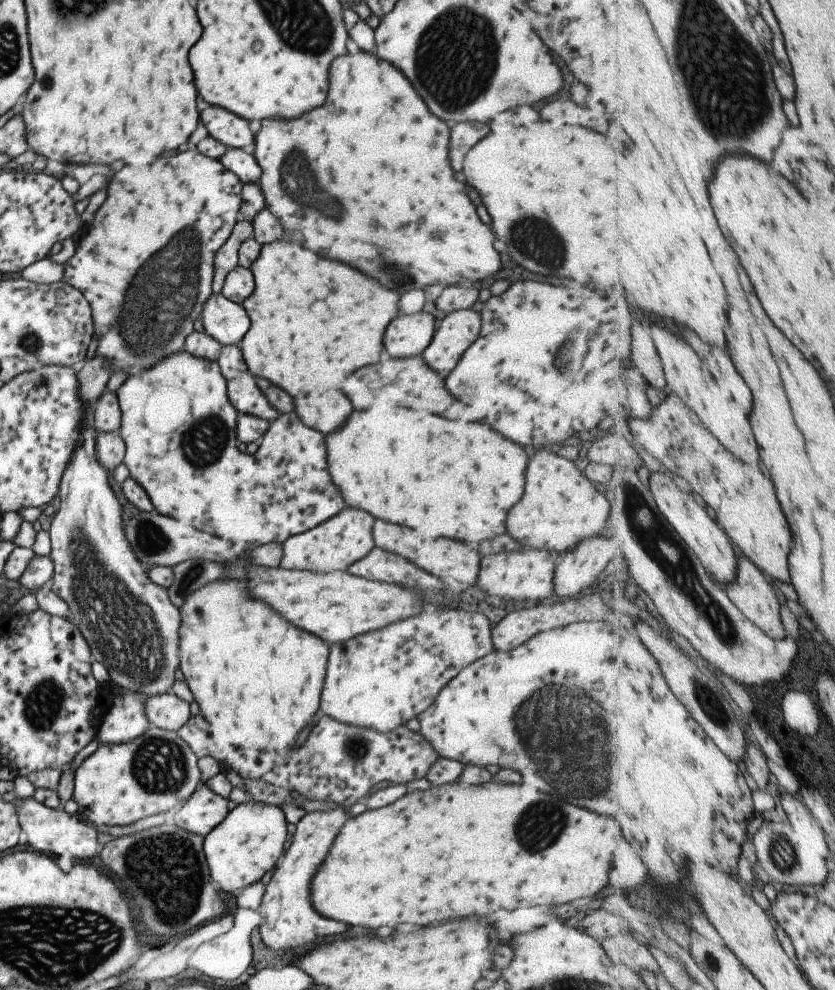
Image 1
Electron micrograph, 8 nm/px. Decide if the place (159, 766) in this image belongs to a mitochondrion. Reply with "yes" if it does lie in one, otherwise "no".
yes

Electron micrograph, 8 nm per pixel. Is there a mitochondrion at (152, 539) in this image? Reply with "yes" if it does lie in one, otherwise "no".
yes

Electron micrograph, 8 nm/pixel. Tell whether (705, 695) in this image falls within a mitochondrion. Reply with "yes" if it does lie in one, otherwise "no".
yes

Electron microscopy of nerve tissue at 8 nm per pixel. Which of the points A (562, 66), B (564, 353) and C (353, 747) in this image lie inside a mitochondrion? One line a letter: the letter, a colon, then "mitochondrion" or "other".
A: other
B: mitochondrion
C: mitochondrion

